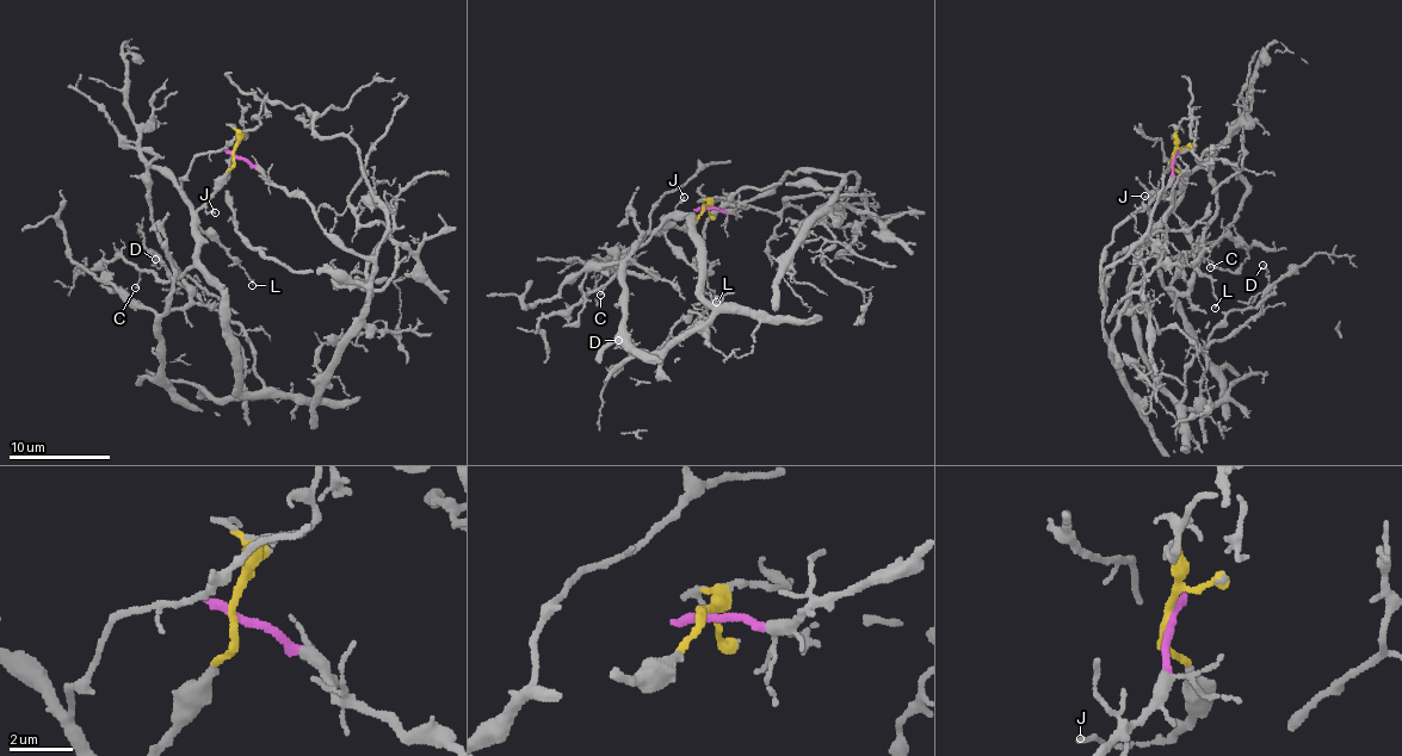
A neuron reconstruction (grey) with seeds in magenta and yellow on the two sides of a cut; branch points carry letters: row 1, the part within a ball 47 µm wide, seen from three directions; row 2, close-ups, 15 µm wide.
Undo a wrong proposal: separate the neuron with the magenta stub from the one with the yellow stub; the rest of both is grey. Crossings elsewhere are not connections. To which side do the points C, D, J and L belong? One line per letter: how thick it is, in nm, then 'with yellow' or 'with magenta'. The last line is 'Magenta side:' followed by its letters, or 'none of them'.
C: calibre 120 nm; with yellow
D: calibre 120 nm; with yellow
J: calibre 150 nm; with yellow
L: calibre 150 nm; with yellow
Magenta side: none of them

